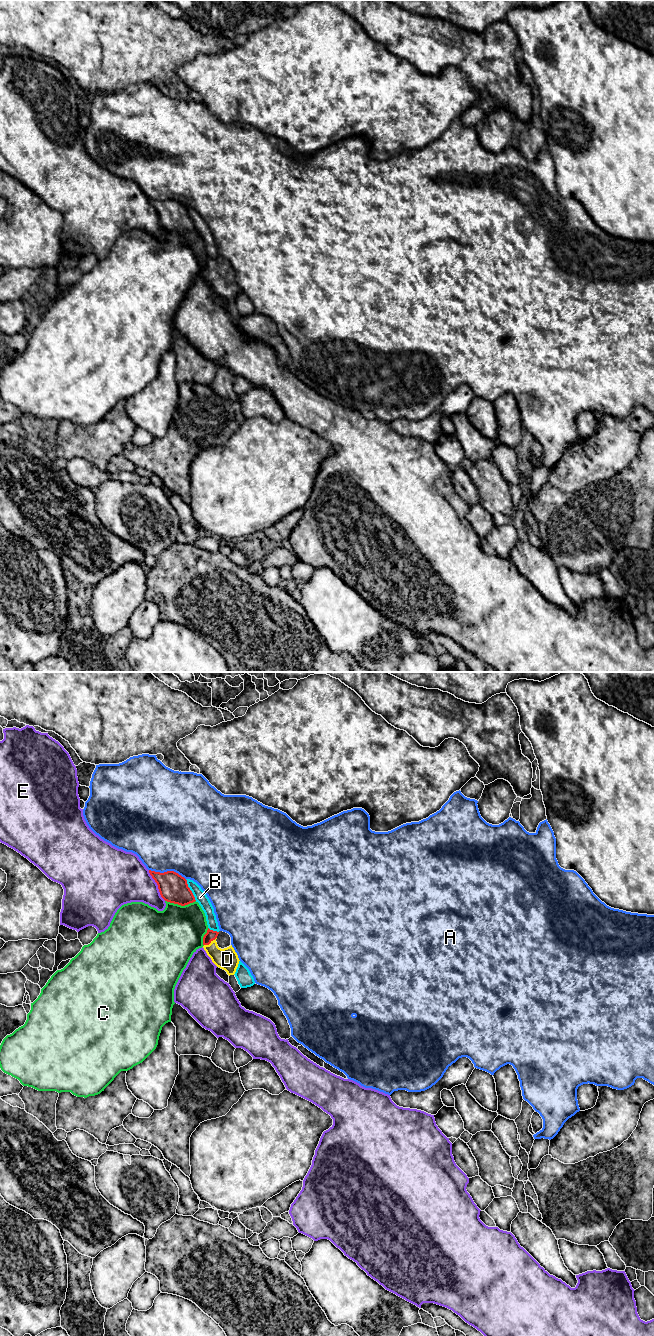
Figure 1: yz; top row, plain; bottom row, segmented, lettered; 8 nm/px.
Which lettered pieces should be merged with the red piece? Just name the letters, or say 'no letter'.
D

